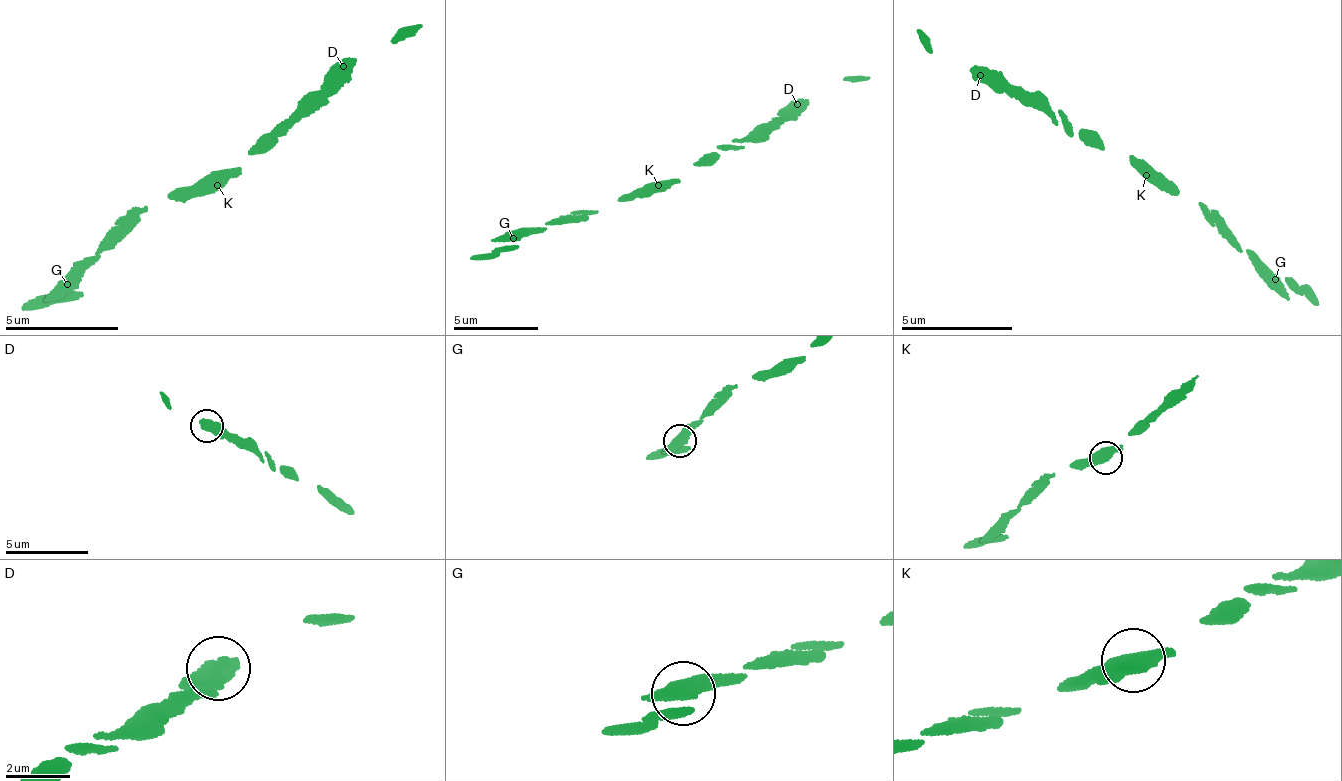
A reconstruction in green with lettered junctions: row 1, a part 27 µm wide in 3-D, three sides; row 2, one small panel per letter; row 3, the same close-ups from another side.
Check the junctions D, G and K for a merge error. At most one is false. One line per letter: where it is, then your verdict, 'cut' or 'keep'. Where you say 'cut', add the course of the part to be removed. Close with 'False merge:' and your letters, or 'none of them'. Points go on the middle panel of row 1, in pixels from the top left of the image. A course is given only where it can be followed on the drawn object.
D: (797, 104) | keep
G: (513, 238) | keep
K: (658, 185) | keep
False merge: none of them

